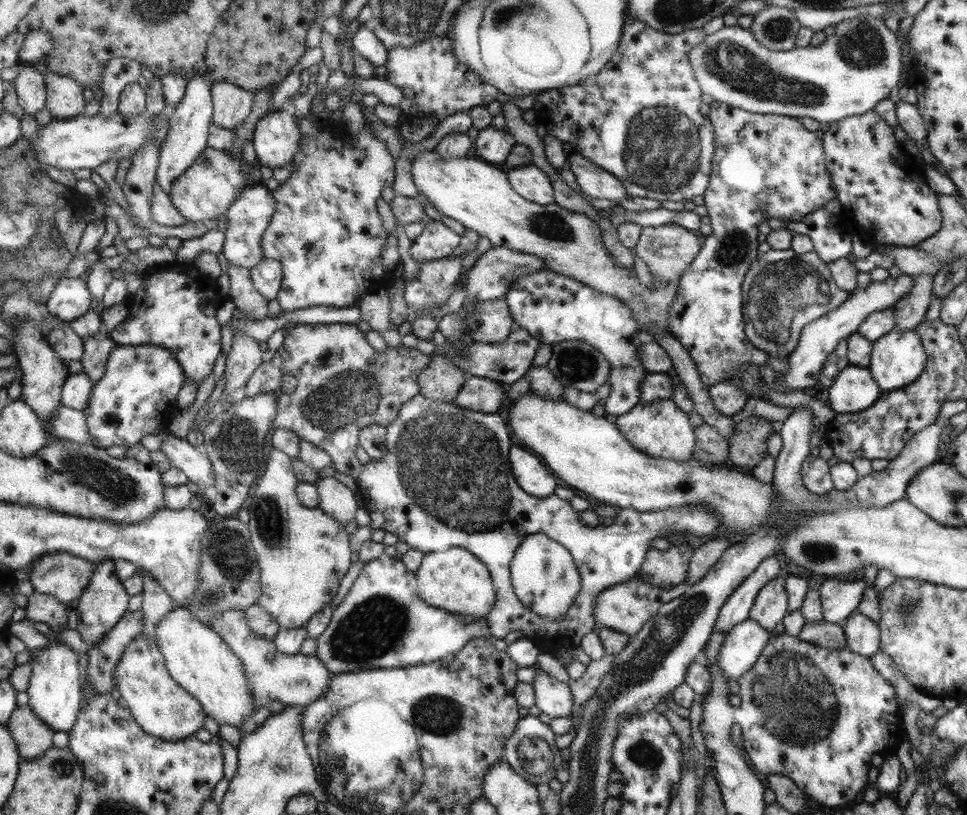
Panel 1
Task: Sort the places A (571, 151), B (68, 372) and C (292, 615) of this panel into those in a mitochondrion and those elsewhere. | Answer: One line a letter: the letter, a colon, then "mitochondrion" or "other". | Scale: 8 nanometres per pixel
A: other
B: other
C: other

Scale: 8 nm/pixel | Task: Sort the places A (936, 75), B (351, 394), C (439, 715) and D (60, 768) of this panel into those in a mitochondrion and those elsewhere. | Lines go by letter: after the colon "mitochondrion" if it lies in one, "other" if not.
A: other
B: mitochondrion
C: mitochondrion
D: mitochondrion

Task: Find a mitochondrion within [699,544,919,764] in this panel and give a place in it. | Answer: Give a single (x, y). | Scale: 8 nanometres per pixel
(796, 701)

